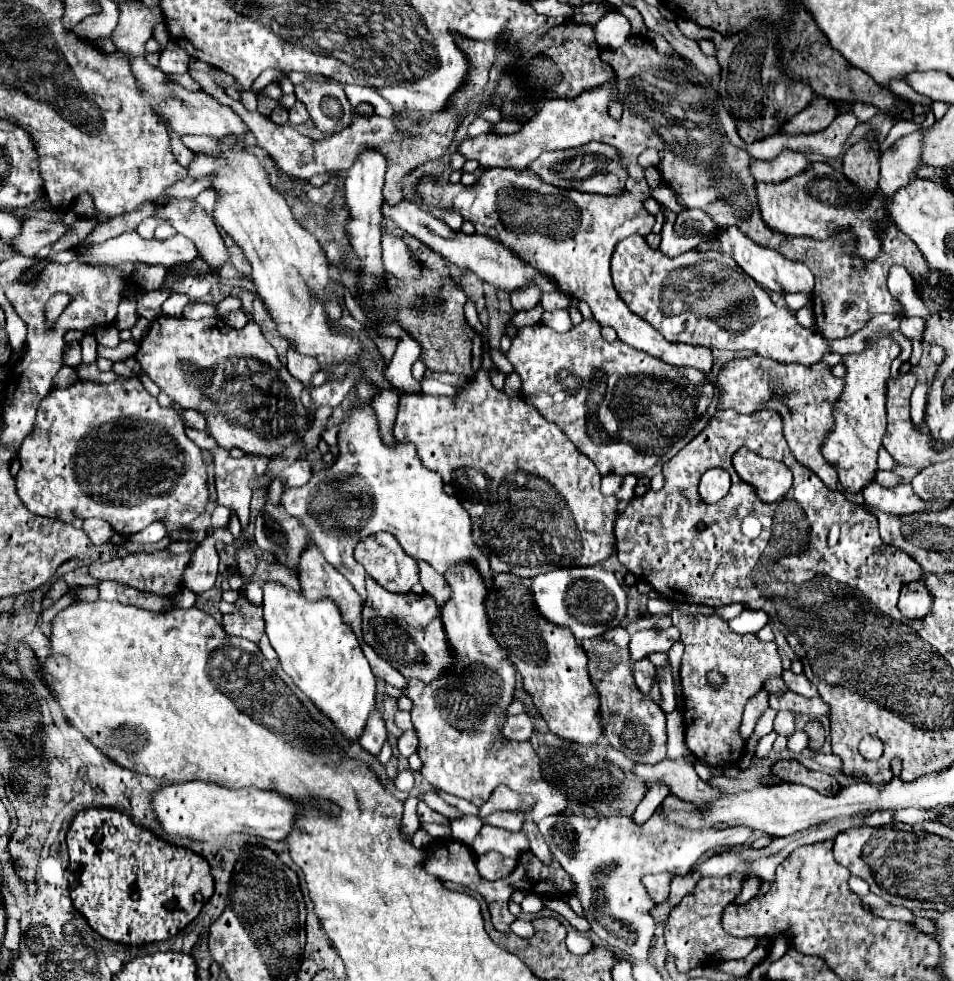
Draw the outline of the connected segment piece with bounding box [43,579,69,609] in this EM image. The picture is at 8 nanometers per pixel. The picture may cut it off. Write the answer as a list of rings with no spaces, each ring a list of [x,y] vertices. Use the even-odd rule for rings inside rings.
[[[59,579],[59,581],[55,581],[53,585],[51,585],[51,589],[45,593],[45,597],[43,597],[43,607],[47,609],[47,607],[51,607],[57,599],[61,599],[65,593],[67,593],[67,583],[63,581],[63,579]]]

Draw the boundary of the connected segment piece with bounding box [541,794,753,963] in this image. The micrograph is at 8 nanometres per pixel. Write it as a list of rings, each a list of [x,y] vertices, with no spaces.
[[[670,794],[643,825],[637,825],[633,815],[621,813],[601,817],[549,815],[541,821],[541,835],[545,837],[553,857],[571,875],[573,893],[583,905],[591,931],[601,941],[627,953],[635,953],[637,949],[635,957],[643,963],[657,927],[651,917],[651,909],[655,909],[657,901],[649,897],[641,879],[647,873],[661,871],[687,873],[705,851],[713,847],[741,847],[753,835],[751,827],[683,829],[663,819],[663,811],[697,811],[697,805]]]

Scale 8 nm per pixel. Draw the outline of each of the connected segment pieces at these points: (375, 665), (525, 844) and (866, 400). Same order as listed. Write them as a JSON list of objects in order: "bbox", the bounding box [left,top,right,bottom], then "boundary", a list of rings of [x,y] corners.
[{"bbox":[361,643,407,689],"boundary":[[[361,643],[361,647],[363,647],[365,657],[369,659],[369,665],[371,665],[375,677],[379,677],[379,679],[383,679],[385,683],[391,683],[391,685],[395,685],[395,687],[399,687],[399,689],[405,687],[407,679],[405,679],[399,671],[395,671],[387,661],[383,661],[383,659],[373,651],[373,647],[369,647],[367,643]]]},{"bbox":[473,825,529,859],"boundary":[[[483,825],[479,835],[473,841],[473,849],[483,853],[483,851],[501,851],[501,855],[519,859],[525,851],[529,851],[529,839],[523,831],[511,833],[499,827],[489,827]]]},{"bbox":[823,335,899,493],"boundary":[[[883,335],[875,343],[867,339],[865,353],[861,355],[843,355],[847,367],[845,391],[835,403],[837,415],[835,425],[829,437],[823,443],[823,457],[837,467],[841,487],[847,493],[861,493],[877,473],[877,451],[881,447],[881,437],[885,433],[885,383],[889,379],[891,363],[899,357],[899,345]]]}]

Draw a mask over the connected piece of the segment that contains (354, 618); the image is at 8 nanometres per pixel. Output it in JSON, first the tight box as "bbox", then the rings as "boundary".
{"bbox":[297,547,363,639],"boundary":[[[309,547],[297,567],[297,579],[301,583],[301,591],[309,595],[309,599],[319,599],[321,595],[331,595],[337,599],[345,621],[353,627],[357,637],[361,639],[361,607],[363,601],[353,589],[353,585],[325,561],[323,553],[317,547]]]}

